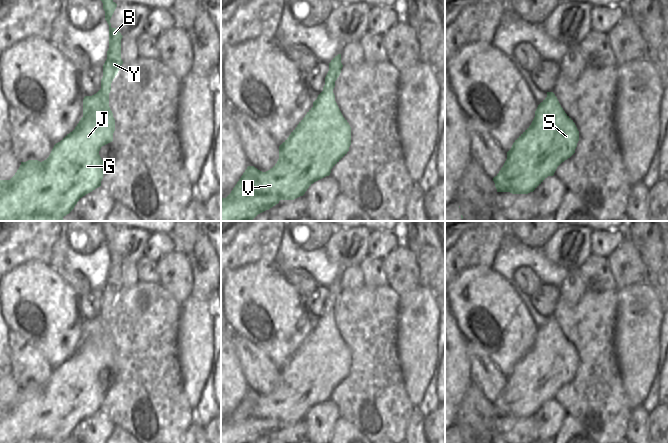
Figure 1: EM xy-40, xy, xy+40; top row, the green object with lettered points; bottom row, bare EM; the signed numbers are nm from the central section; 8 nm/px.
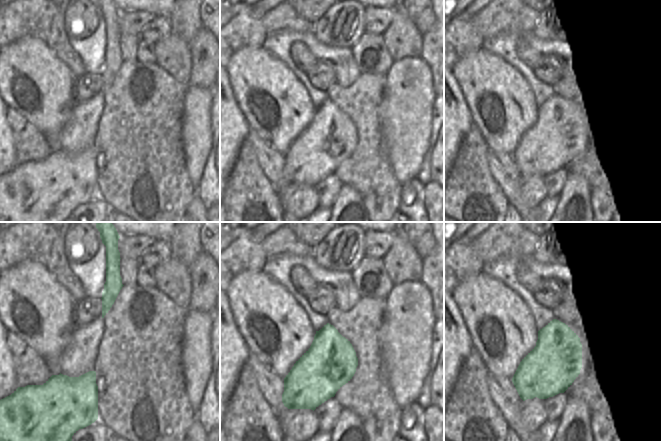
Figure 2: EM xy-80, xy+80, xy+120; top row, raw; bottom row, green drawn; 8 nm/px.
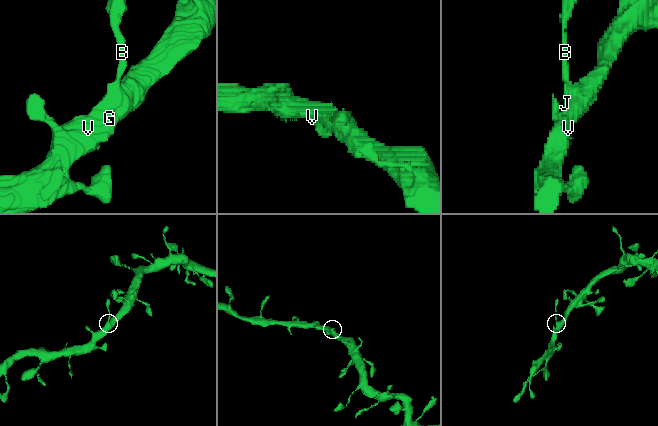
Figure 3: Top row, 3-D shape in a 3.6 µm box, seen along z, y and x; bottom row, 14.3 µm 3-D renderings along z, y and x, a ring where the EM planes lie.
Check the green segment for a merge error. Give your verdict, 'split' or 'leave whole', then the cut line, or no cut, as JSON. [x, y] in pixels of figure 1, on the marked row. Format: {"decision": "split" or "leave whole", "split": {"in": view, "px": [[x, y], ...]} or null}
{"decision": "leave whole", "split": null}

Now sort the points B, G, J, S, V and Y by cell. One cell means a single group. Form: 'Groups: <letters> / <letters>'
Groups: B G J S V Y

